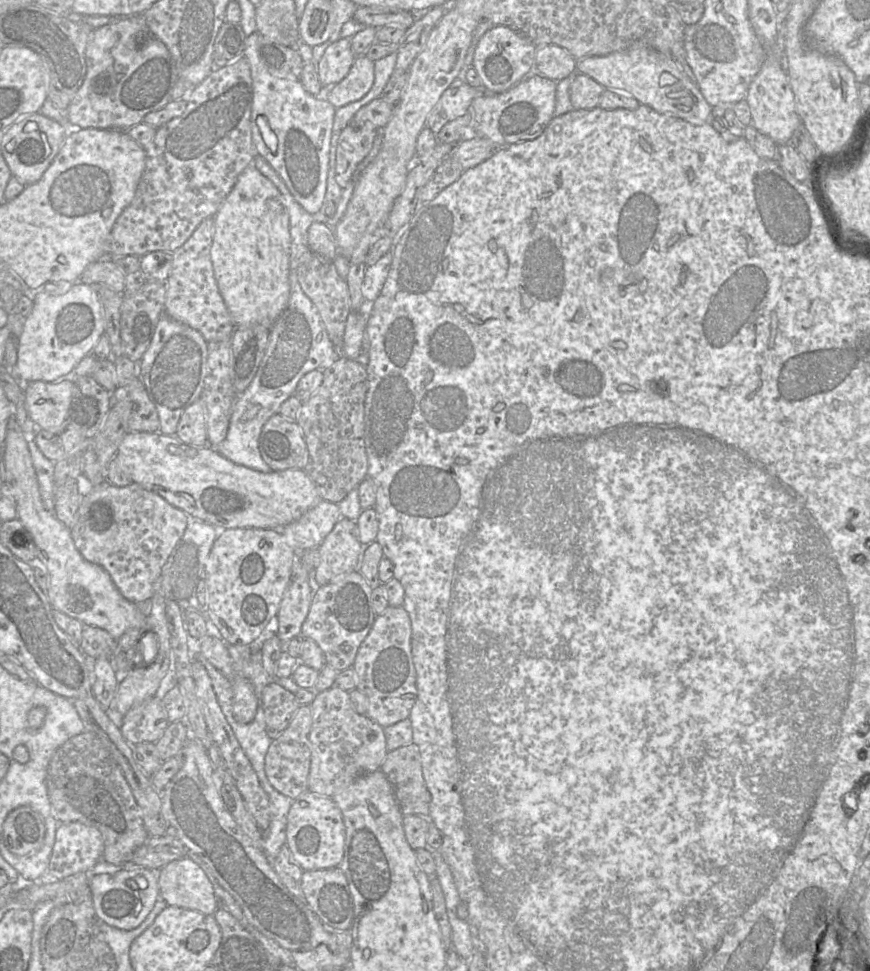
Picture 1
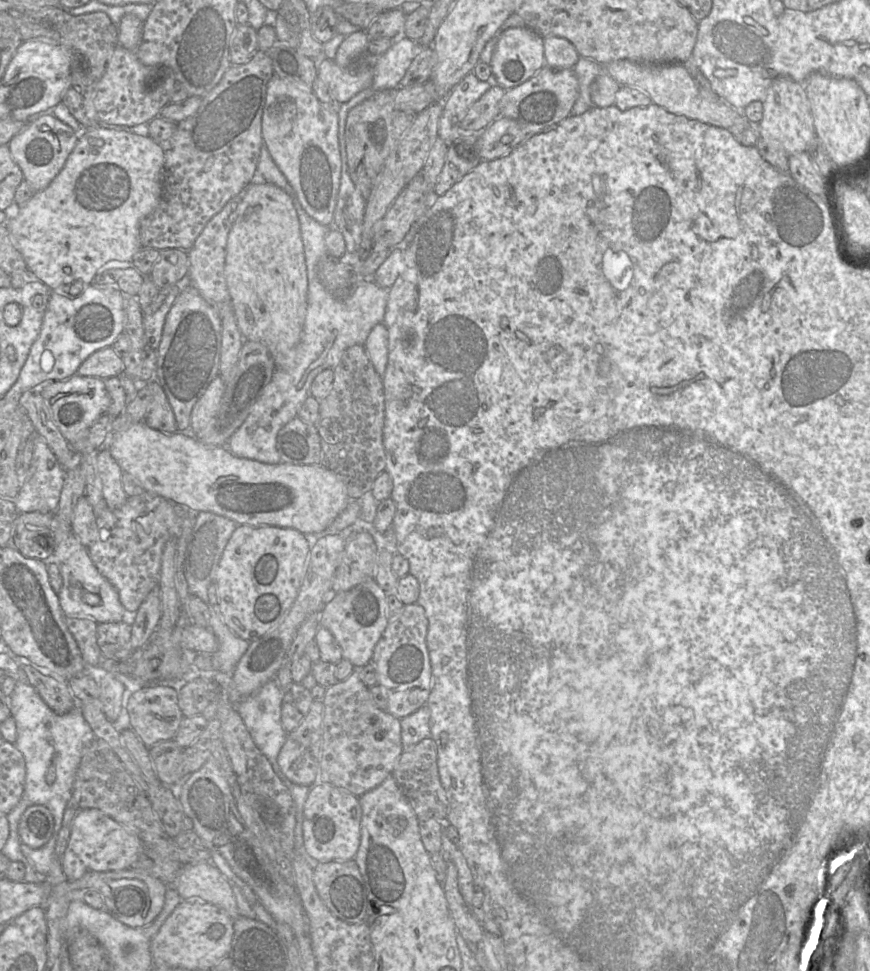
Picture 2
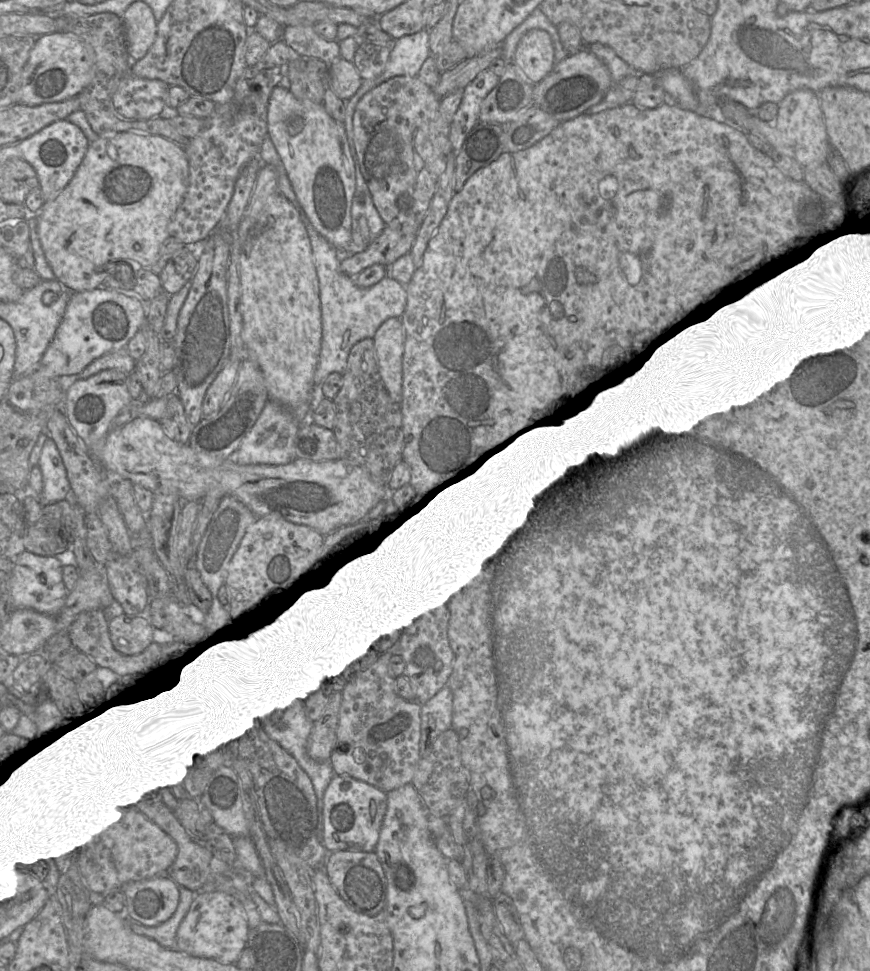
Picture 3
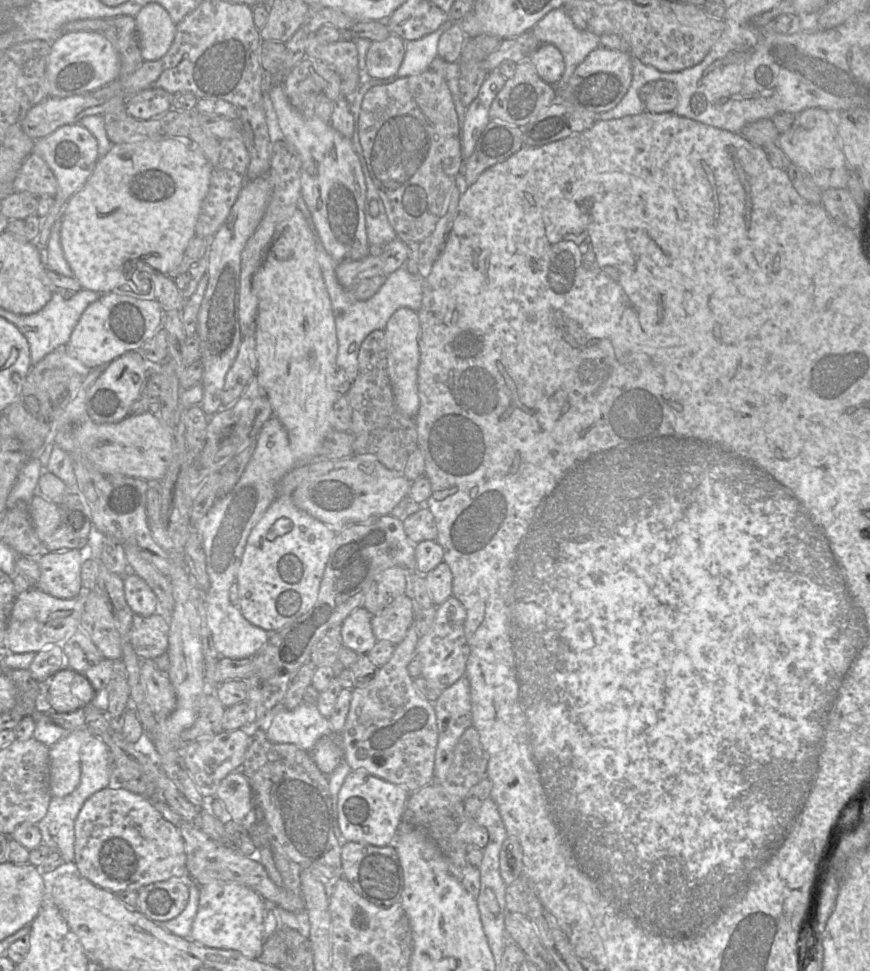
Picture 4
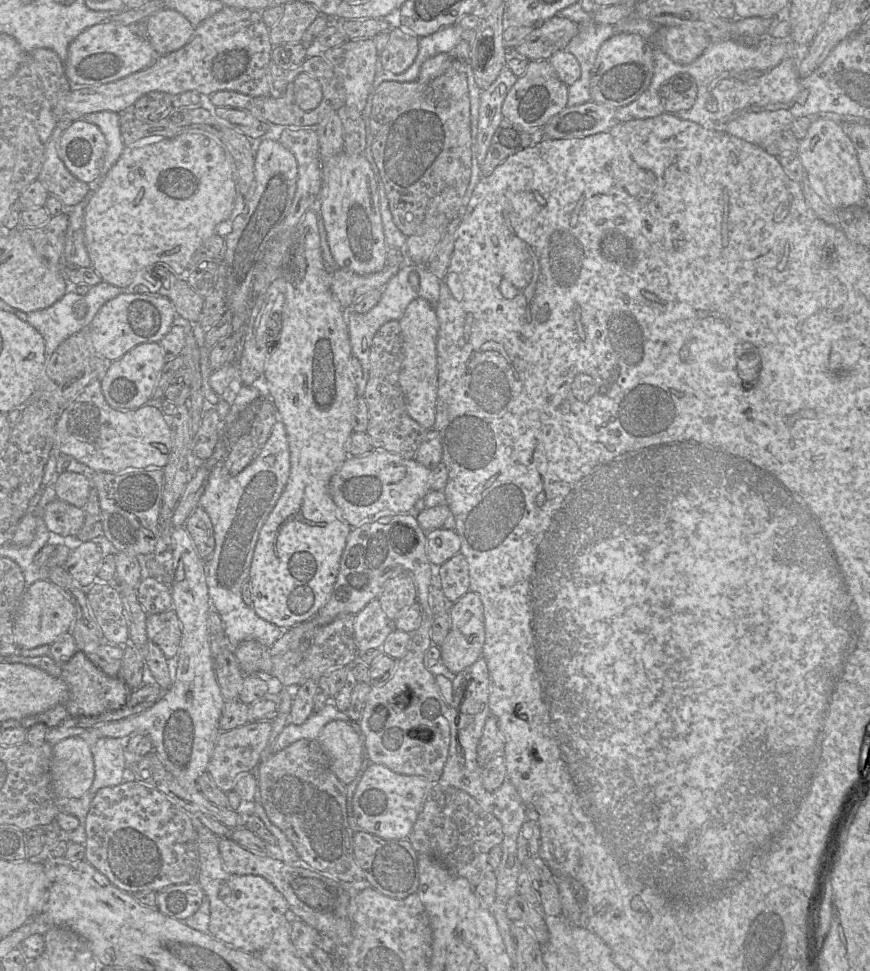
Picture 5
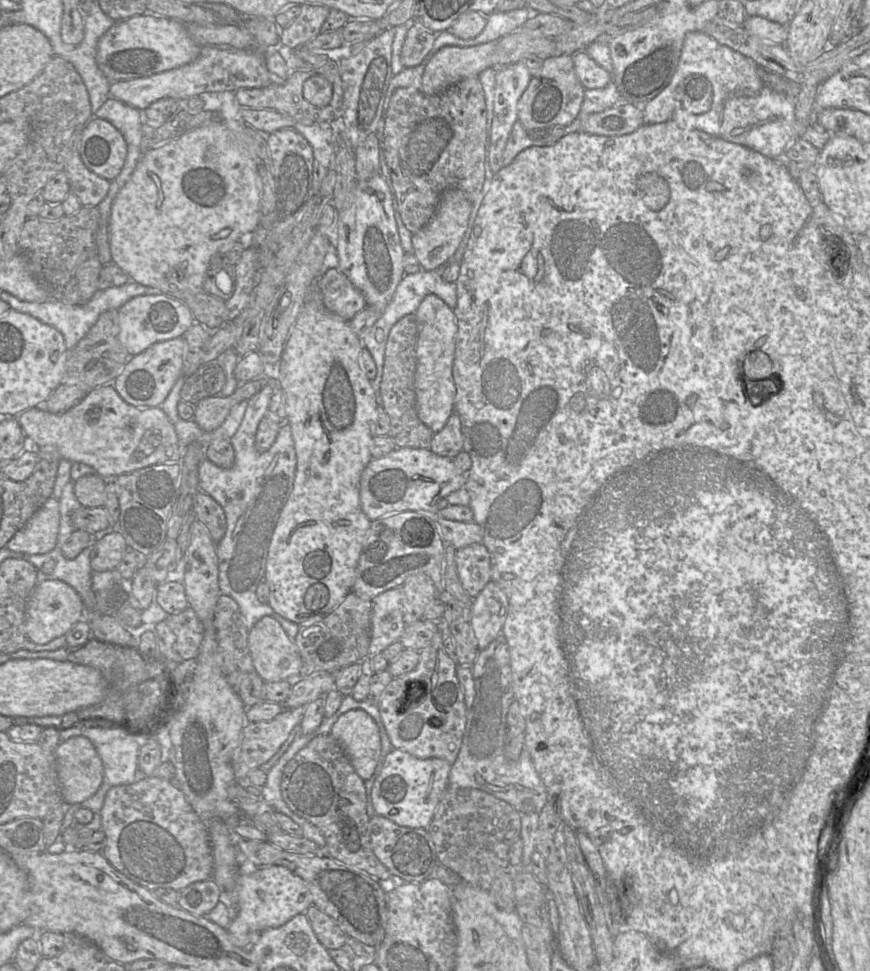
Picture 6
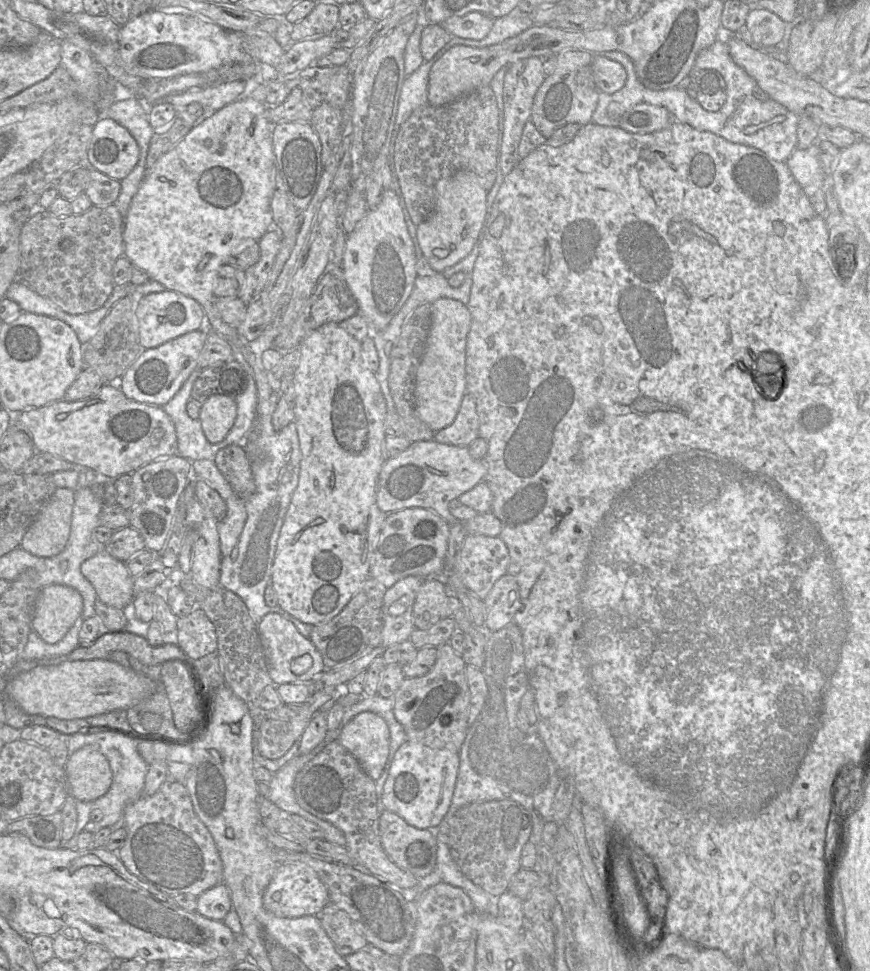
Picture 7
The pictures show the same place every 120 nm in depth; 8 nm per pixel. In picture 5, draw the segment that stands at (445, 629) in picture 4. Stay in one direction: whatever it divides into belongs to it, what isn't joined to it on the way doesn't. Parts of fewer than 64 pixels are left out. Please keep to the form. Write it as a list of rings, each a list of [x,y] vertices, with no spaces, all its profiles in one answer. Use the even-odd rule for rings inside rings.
[[[468,591],[453,603],[449,611],[451,626],[445,640],[440,644],[441,662],[453,675],[475,663],[481,656],[485,642],[484,609],[479,595]]]

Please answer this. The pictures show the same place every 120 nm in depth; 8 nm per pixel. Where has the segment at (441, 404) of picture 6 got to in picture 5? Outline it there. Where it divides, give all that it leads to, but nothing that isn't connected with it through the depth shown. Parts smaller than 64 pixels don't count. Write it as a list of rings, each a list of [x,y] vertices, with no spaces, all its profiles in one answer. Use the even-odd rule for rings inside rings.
[[[418,297],[406,308],[399,319],[403,337],[403,363],[400,373],[400,386],[403,391],[408,414],[426,430],[431,430],[436,420],[439,389],[437,359],[437,338],[439,320],[435,305]]]

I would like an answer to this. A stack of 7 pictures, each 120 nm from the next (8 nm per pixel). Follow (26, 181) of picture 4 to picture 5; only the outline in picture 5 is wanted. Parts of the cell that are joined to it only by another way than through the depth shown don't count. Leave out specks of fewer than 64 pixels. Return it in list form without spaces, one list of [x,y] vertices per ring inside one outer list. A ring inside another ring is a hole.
[[[58,125],[49,138],[37,180],[45,186],[51,196],[57,197],[66,208],[70,208],[86,200],[94,185],[77,179],[59,158],[57,145],[62,132],[62,126]]]

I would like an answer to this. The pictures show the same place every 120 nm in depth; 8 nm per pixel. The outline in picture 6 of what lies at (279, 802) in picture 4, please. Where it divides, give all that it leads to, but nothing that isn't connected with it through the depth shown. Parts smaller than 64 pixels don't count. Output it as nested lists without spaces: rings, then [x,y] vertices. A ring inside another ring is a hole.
[[[330,734],[312,739],[286,764],[280,789],[290,810],[321,831],[326,841],[323,847],[326,857],[356,867],[373,879],[386,881],[395,877],[378,860],[371,847],[365,782]]]

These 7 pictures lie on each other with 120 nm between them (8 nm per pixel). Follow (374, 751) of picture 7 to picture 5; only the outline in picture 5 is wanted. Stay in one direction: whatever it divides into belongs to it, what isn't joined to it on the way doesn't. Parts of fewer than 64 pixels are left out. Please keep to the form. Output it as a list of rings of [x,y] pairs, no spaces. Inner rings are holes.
[[[349,719],[328,722],[317,740],[326,751],[333,772],[344,784],[352,782],[371,764],[365,755],[363,738]]]

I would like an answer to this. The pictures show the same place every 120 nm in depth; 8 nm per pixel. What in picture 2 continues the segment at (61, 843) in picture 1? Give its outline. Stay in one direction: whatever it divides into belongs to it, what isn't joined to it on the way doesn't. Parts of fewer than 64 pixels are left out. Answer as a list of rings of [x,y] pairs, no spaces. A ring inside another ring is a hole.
[[[84,809],[72,821],[62,870],[67,880],[80,879],[88,872],[122,871],[129,869],[138,860],[142,850],[141,839],[127,827],[99,809]]]

